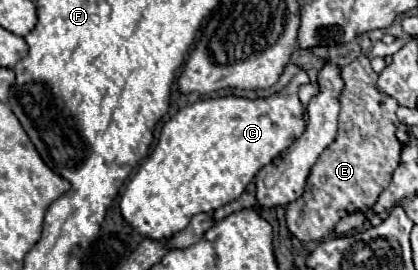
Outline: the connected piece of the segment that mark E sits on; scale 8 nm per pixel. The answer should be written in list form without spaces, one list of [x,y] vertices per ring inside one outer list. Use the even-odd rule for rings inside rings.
[[[355,58],[351,64],[341,68],[341,78],[345,82],[345,90],[339,98],[339,134],[311,168],[303,196],[285,208],[289,232],[303,242],[325,240],[333,234],[333,226],[345,214],[375,204],[379,194],[389,186],[399,164],[401,142],[395,136],[399,128],[399,120],[395,116],[399,104],[375,88],[377,74],[373,72],[369,58]]]

